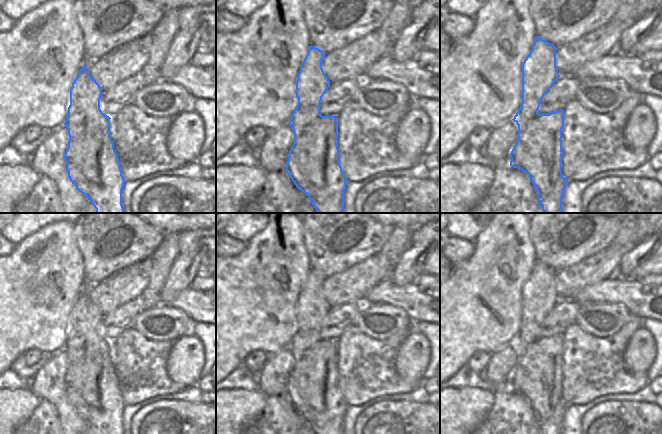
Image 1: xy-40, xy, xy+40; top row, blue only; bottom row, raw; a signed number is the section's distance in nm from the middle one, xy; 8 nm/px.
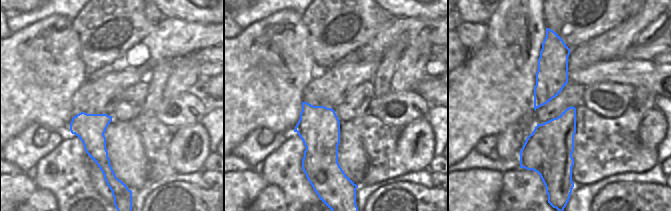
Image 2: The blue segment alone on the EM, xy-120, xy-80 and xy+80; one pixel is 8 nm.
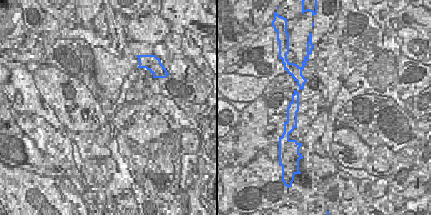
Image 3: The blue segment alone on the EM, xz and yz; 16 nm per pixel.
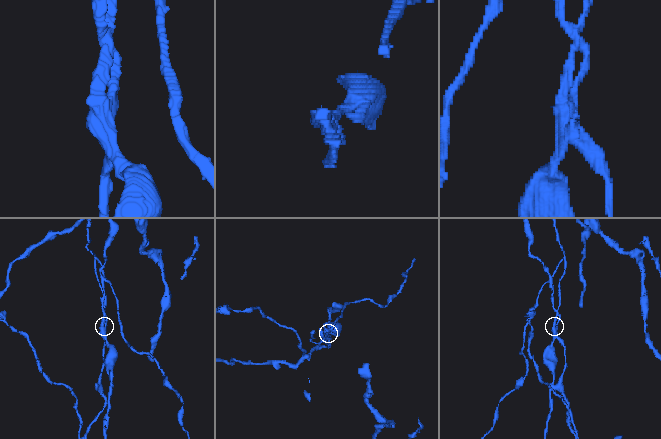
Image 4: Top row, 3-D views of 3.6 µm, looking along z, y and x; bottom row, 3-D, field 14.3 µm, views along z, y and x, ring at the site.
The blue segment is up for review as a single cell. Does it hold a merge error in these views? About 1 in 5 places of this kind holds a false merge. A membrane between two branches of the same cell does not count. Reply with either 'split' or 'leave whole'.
split

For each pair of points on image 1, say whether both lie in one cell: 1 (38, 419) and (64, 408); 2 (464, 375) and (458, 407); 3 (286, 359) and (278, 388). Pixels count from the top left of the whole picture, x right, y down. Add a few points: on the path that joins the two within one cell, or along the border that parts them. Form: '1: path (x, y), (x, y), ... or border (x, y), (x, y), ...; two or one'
1: border (40, 399), (46, 399), (54, 406), (60, 423); two
2: border (450, 387), (480, 387), (485, 390); two
3: path (279, 366), (278, 381); one

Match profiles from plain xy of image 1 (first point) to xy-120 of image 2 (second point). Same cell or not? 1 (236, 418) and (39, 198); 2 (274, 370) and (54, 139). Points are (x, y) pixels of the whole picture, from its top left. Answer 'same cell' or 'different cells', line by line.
1: different cells
2: different cells

